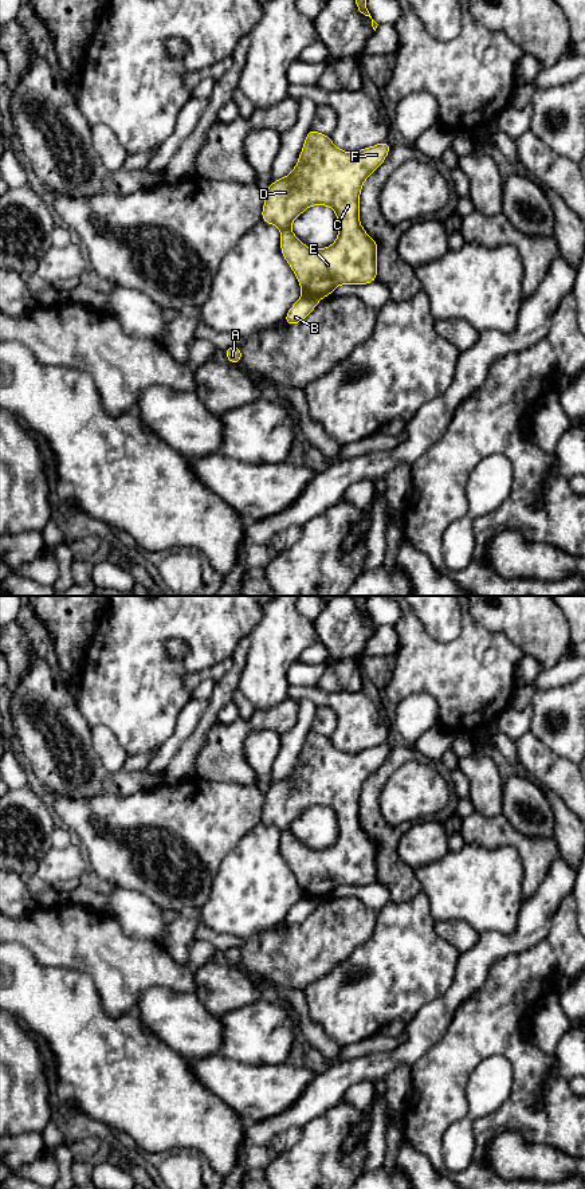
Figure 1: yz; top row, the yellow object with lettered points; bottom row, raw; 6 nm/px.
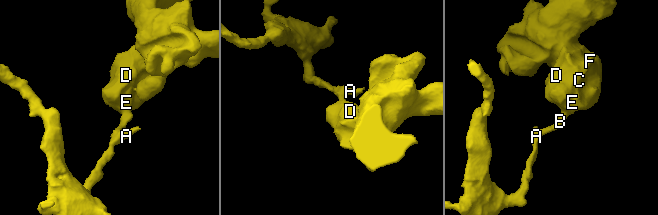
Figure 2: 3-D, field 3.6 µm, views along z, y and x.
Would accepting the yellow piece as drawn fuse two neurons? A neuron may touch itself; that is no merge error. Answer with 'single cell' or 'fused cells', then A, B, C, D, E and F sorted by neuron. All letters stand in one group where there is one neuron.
fused cells; groups A B / C D E F

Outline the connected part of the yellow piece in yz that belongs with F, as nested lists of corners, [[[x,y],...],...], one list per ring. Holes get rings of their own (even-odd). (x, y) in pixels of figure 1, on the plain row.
[[[310,730],[294,770],[268,785],[262,809],[262,821],[280,831],[280,854],[294,872],[303,894],[325,899],[341,886],[361,887],[377,882],[377,843],[366,835],[360,823],[361,788],[376,773],[390,753],[382,742],[358,753],[338,750],[330,737]],[[311,807],[330,808],[338,820],[338,837],[326,849],[310,849],[292,833],[292,823]]]

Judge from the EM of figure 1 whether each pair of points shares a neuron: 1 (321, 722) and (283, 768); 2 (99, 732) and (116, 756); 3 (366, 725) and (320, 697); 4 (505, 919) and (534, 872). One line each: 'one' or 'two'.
1: two
2: one
3: one
4: two

